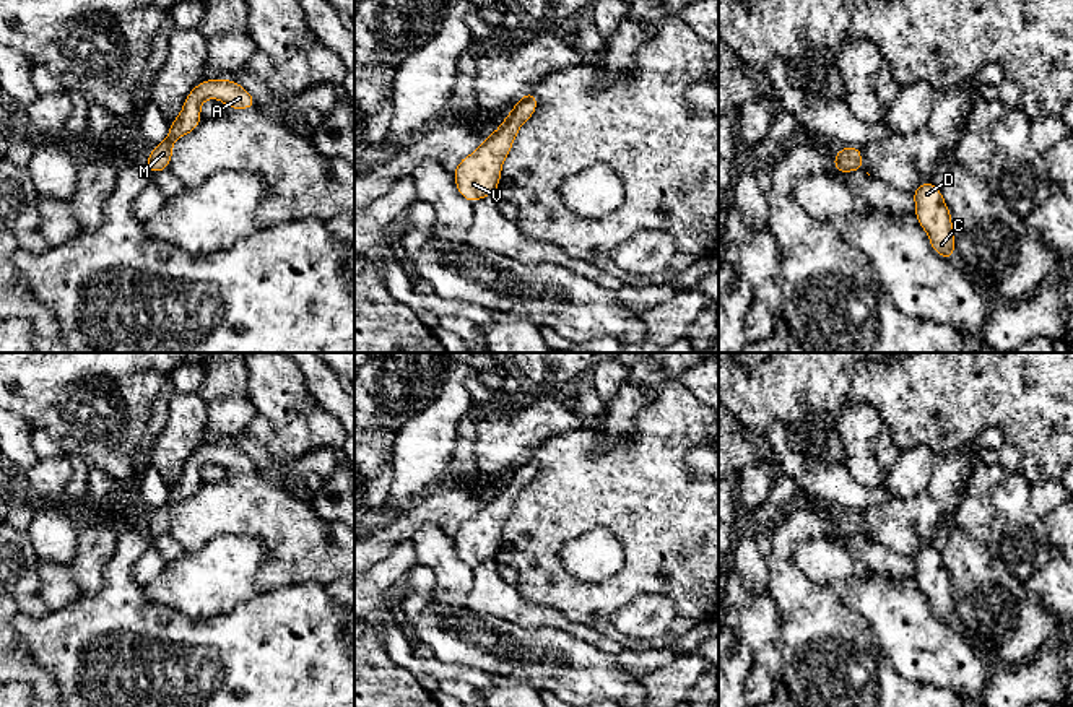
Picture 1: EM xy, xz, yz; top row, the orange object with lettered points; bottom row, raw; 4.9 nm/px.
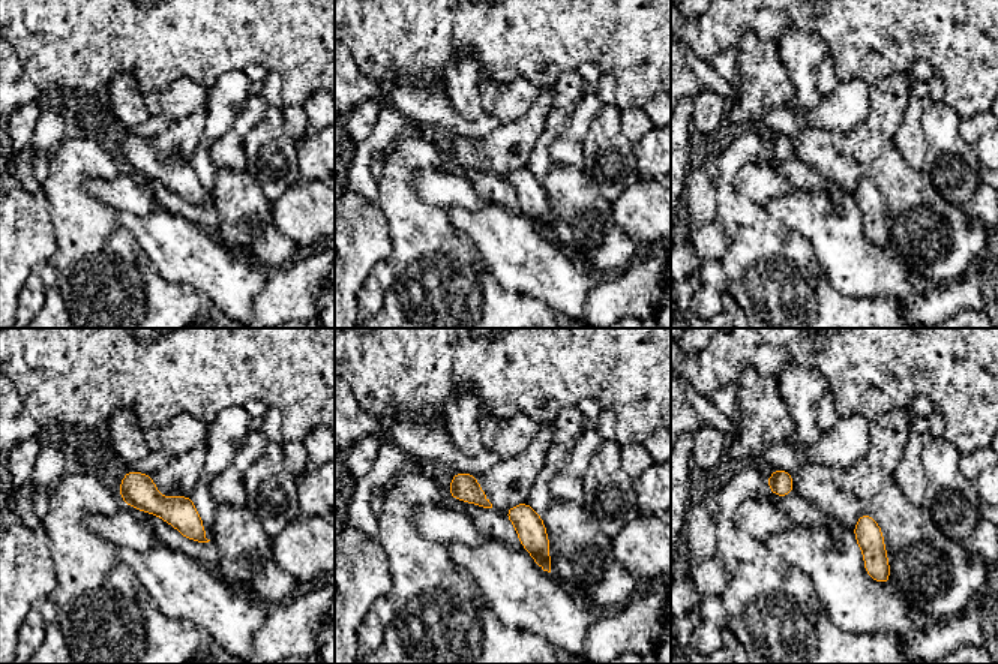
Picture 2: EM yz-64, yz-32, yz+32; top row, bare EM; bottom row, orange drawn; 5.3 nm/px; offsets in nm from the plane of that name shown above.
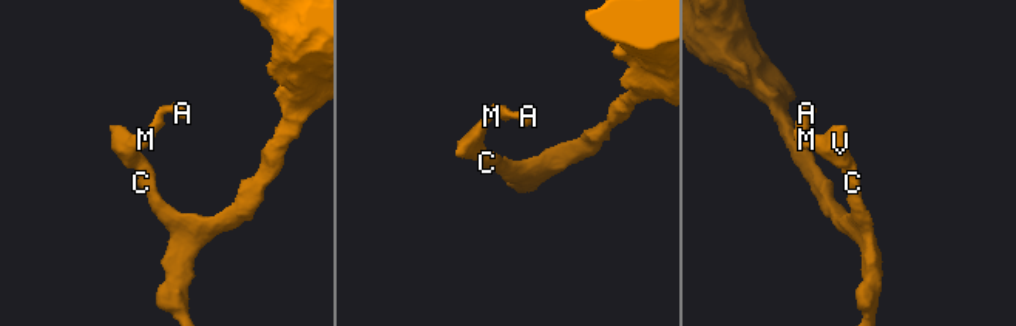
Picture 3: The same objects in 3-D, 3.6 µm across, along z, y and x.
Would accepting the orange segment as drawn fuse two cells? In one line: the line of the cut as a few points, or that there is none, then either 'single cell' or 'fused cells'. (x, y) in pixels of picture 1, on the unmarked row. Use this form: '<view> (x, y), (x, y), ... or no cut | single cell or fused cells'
no cut | single cell

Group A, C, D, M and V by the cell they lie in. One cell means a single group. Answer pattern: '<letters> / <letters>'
A C D M V

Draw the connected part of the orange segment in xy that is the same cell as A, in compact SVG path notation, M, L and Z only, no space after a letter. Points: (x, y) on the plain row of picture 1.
M216 442L198 447L185 460L179 481L169 488L167 502L154 509L151 518L145 525L150 538L169 533L174 505L184 499L189 499L202 488L203 483L200 479L200 468L208 462L219 463L229 473L254 473L257 470L252 458L237 445Z

